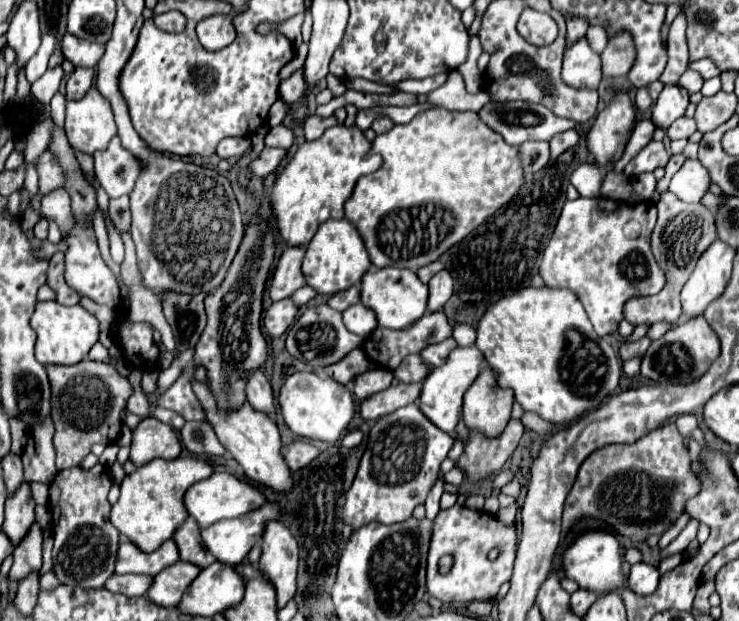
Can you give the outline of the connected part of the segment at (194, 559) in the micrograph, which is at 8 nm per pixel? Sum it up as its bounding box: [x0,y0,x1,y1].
[173,517,217,569]

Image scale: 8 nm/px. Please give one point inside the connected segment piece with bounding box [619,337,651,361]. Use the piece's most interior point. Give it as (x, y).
(628, 350)

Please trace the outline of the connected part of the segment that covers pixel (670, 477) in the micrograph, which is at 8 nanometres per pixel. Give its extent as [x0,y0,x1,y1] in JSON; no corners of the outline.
[563,421,699,543]

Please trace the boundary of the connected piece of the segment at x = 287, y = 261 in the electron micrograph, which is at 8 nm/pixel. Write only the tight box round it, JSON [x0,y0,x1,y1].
[267,247,305,301]

